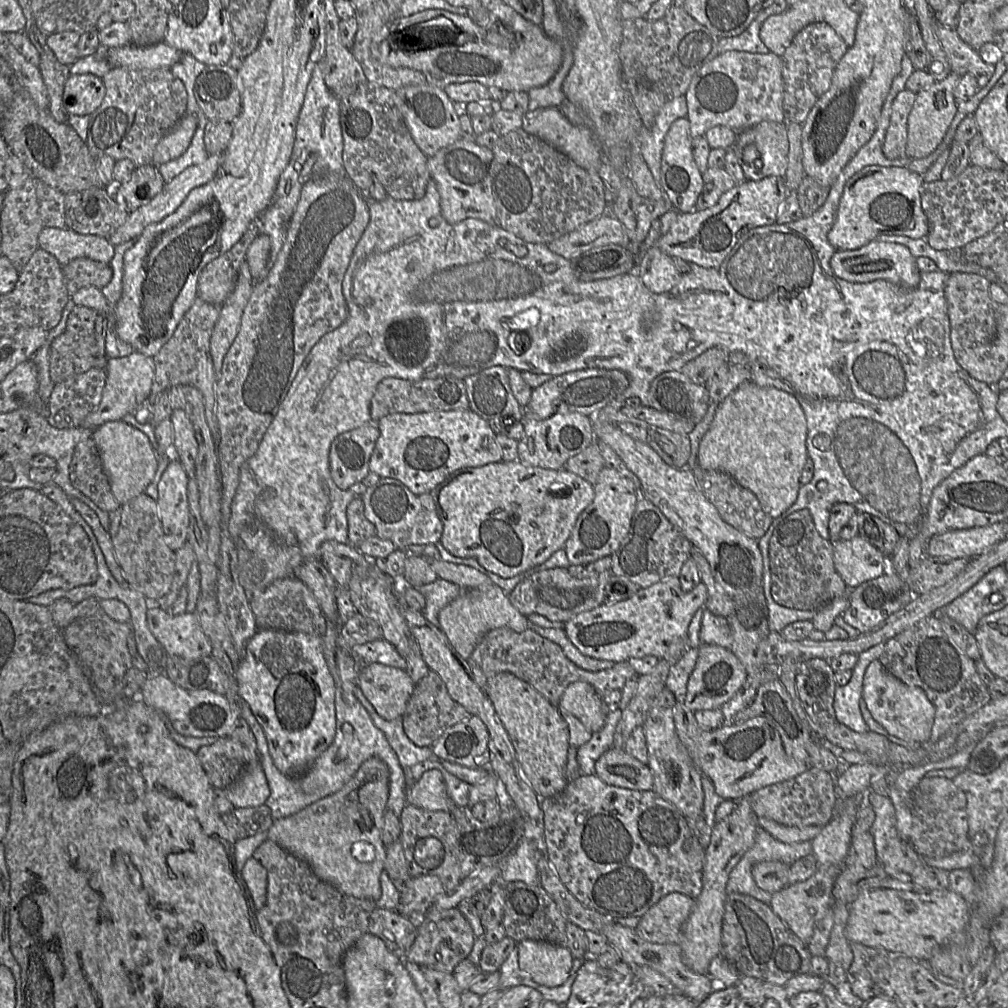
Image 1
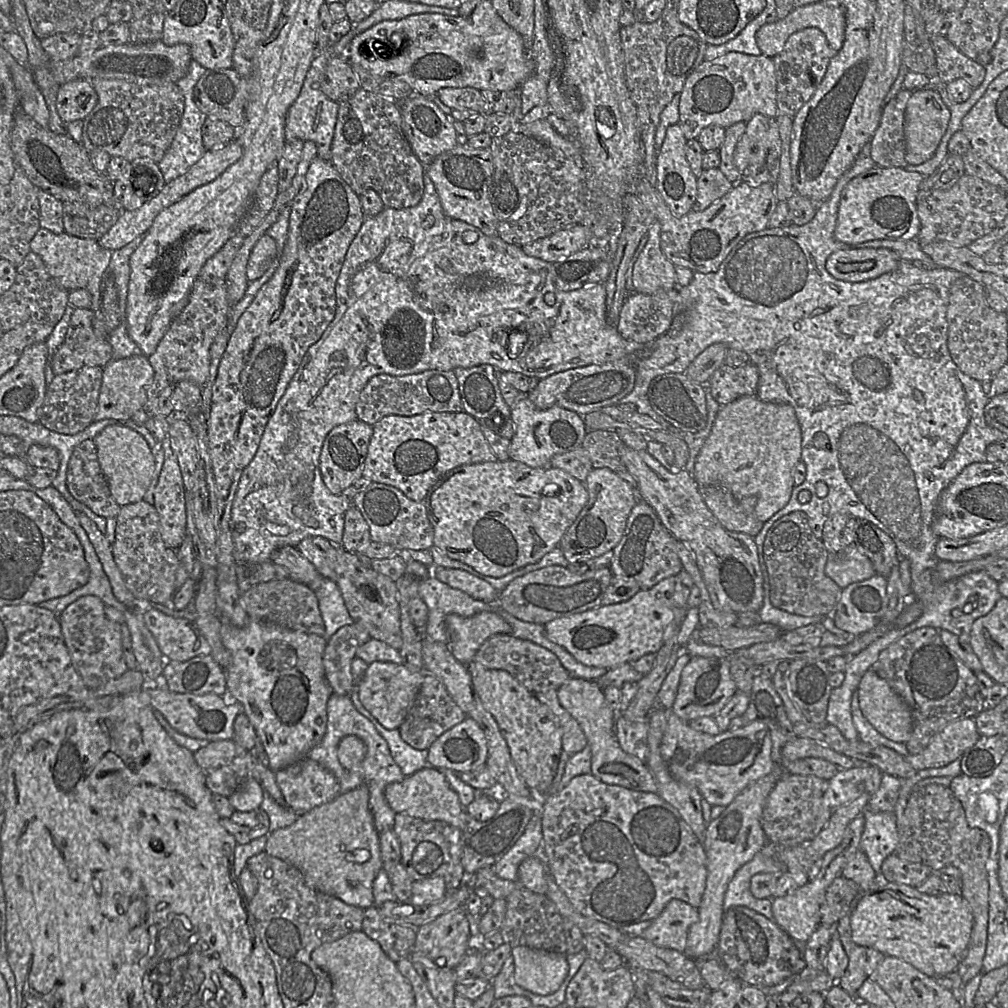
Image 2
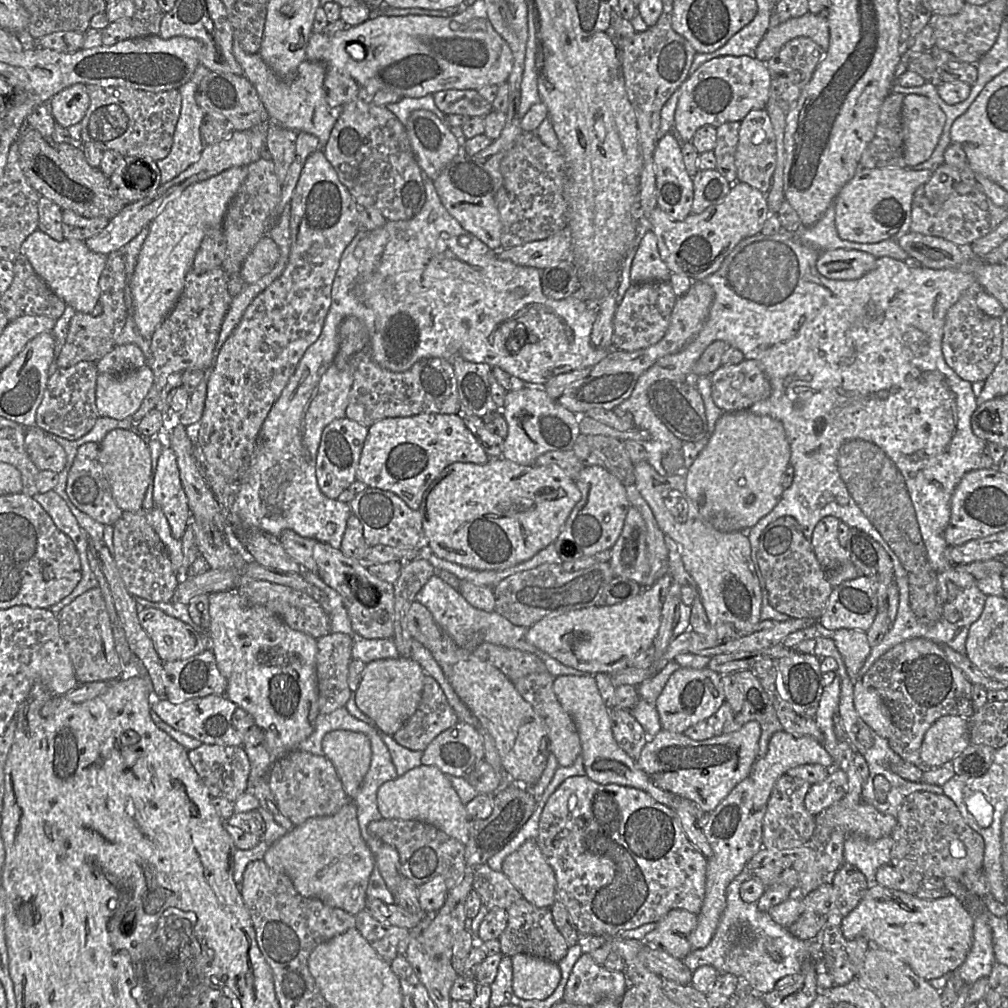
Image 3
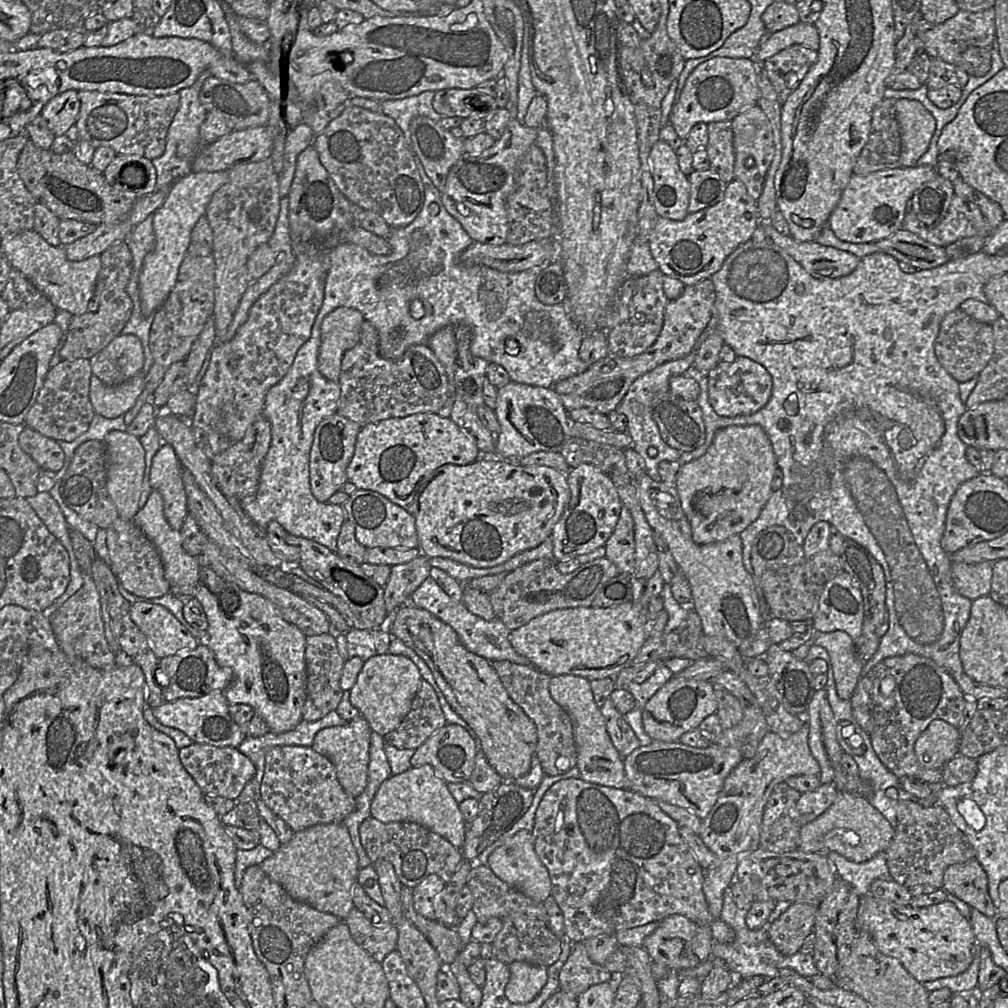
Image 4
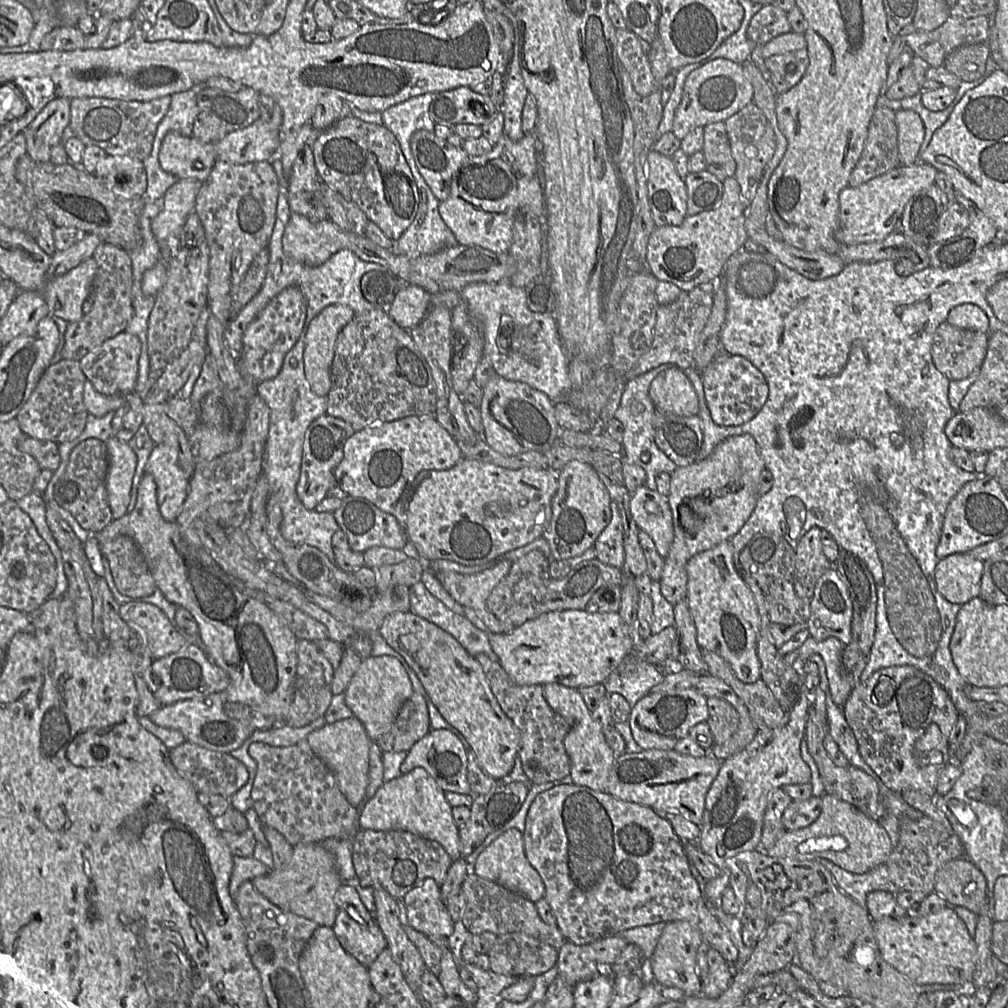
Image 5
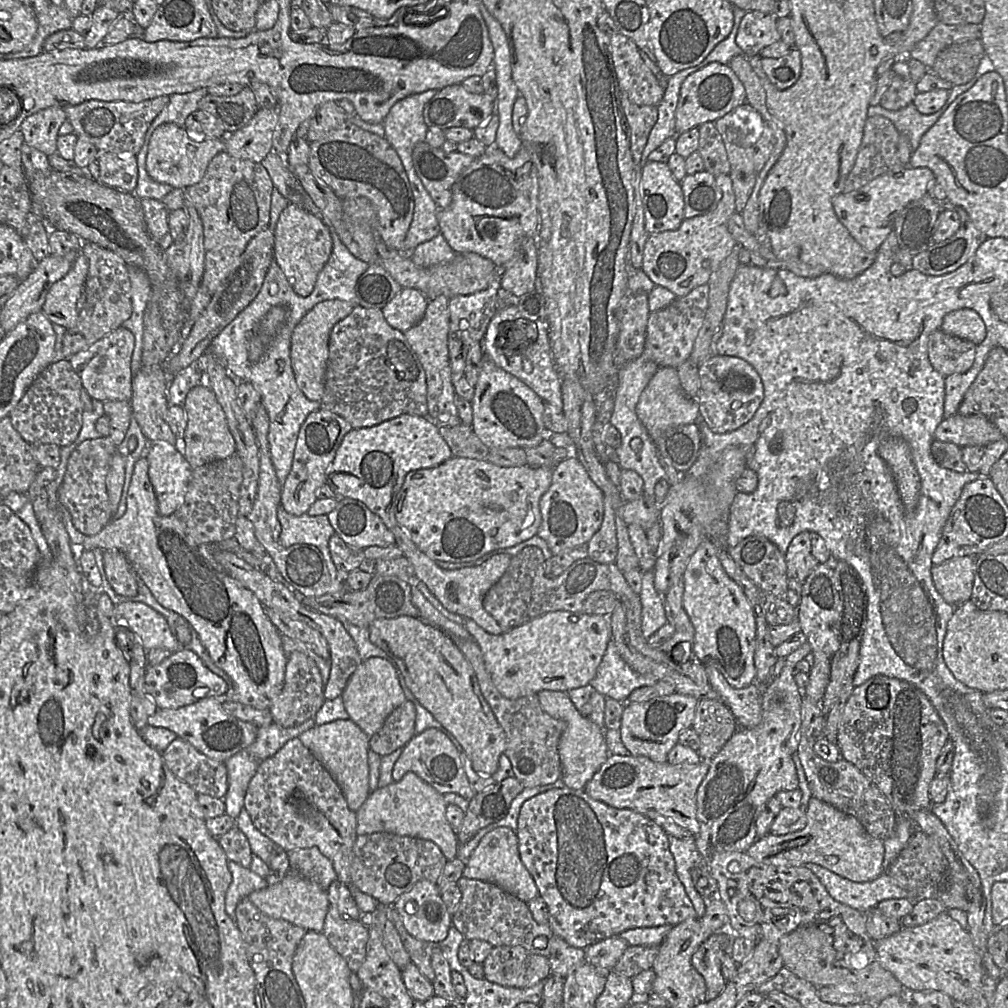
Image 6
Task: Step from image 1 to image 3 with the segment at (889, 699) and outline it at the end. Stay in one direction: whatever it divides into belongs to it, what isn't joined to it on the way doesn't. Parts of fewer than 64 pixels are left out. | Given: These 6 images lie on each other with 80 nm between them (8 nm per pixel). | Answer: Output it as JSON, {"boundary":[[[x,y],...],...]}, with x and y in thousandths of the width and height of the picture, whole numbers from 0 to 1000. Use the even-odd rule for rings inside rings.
{"boundary":[[[854,673],[847,680],[847,700],[856,715],[873,731],[881,733],[885,729],[882,701],[868,684],[856,680]]]}

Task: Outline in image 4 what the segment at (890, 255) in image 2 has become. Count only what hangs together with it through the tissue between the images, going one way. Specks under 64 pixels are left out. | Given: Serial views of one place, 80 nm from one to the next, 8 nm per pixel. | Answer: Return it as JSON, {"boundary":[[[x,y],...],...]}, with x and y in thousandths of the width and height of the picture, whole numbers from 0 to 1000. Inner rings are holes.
{"boundary":[[[754,218],[767,240],[788,256],[803,272],[810,276],[832,276],[842,273],[853,260],[849,253],[809,239],[792,239],[784,233],[774,232],[762,219]]]}

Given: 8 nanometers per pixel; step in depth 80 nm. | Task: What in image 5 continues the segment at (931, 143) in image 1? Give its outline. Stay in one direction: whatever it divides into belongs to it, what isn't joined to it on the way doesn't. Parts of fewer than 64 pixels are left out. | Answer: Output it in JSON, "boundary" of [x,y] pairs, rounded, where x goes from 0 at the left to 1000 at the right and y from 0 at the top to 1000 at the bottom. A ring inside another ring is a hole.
{"boundary":[[[891,108],[888,116],[894,165],[905,165],[912,161],[911,152],[918,135],[916,120],[911,112],[901,108]]]}

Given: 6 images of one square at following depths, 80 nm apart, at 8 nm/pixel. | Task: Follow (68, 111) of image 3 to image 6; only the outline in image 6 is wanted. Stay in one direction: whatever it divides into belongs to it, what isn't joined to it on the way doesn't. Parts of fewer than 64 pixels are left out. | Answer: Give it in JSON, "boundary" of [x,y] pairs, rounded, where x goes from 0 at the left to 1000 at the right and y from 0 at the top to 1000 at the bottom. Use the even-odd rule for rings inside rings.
{"boundary":[[[53,105],[27,116],[19,130],[25,143],[49,156],[57,151],[59,127],[65,119],[64,107]]]}

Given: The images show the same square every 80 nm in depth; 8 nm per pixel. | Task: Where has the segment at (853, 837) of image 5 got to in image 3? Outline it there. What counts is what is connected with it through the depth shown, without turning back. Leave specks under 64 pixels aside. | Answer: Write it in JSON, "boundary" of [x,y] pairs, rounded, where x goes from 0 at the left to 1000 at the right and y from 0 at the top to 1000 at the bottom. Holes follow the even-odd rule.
{"boundary":[[[839,790],[809,810],[809,830],[821,831],[828,822],[835,822],[840,829],[851,827],[863,832],[885,828],[889,812],[872,806],[867,800],[853,796],[840,800]]]}

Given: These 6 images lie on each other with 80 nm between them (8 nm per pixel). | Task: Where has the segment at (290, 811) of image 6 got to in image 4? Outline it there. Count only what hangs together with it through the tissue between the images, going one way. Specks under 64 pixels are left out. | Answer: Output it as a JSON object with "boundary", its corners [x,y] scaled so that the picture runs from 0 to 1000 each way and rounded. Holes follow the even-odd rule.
{"boundary":[[[272,740],[263,745],[257,792],[292,825],[314,817],[340,815],[352,802],[352,793],[337,779],[330,757],[304,740]]]}

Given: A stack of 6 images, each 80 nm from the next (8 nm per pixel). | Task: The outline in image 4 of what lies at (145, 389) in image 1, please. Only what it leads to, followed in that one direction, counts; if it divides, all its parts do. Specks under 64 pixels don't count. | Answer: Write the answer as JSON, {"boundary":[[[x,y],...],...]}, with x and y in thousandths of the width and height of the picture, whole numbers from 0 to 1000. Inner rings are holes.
{"boundary":[[[141,368],[118,382],[108,383],[95,373],[89,377],[88,395],[96,412],[103,415],[122,413],[130,406],[144,386],[145,372]]]}

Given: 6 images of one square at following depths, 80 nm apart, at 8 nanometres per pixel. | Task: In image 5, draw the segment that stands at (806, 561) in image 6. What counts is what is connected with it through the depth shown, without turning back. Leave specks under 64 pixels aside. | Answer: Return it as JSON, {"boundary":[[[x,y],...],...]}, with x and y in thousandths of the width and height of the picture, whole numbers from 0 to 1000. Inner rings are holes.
{"boundary":[[[807,522],[793,536],[789,546],[789,567],[787,580],[794,593],[805,593],[813,573],[825,559],[815,546],[814,531],[816,525]]]}

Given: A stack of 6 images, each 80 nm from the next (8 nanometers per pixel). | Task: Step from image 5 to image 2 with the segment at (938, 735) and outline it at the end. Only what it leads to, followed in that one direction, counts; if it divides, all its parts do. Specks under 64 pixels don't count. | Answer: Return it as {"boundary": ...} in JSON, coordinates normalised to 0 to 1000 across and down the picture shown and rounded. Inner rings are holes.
{"boundary":[[[954,712],[940,717],[926,730],[914,747],[895,751],[898,751],[909,765],[932,762],[952,752],[972,732],[966,712]]]}

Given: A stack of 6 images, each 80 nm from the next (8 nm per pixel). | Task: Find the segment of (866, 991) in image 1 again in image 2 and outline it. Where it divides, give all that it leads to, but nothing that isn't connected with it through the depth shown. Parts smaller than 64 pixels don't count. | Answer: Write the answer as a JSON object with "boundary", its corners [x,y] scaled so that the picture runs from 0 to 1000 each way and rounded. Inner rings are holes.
{"boundary":[[[840,908],[831,913],[829,923],[842,952],[838,965],[829,976],[848,989],[851,981],[868,963],[878,947],[863,939],[850,938],[844,933]]]}

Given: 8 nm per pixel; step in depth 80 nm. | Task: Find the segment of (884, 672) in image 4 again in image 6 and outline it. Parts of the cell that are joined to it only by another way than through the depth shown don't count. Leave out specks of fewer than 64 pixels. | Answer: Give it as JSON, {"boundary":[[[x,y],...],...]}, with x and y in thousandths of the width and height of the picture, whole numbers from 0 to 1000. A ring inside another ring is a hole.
{"boundary":[[[876,670],[848,682],[831,722],[833,752],[849,760],[876,787],[890,811],[924,803],[922,788],[929,756],[941,733],[938,717],[908,679]]]}

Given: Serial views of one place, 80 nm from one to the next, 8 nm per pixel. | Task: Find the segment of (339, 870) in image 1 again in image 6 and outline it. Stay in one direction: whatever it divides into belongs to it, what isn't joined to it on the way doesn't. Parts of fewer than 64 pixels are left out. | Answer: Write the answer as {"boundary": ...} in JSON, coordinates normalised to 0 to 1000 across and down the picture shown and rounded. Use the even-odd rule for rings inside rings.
{"boundary":[[[288,863],[280,873],[250,885],[246,888],[246,891],[262,907],[273,912],[284,913],[305,924],[319,925],[322,911],[328,898],[324,883],[316,876]]]}

